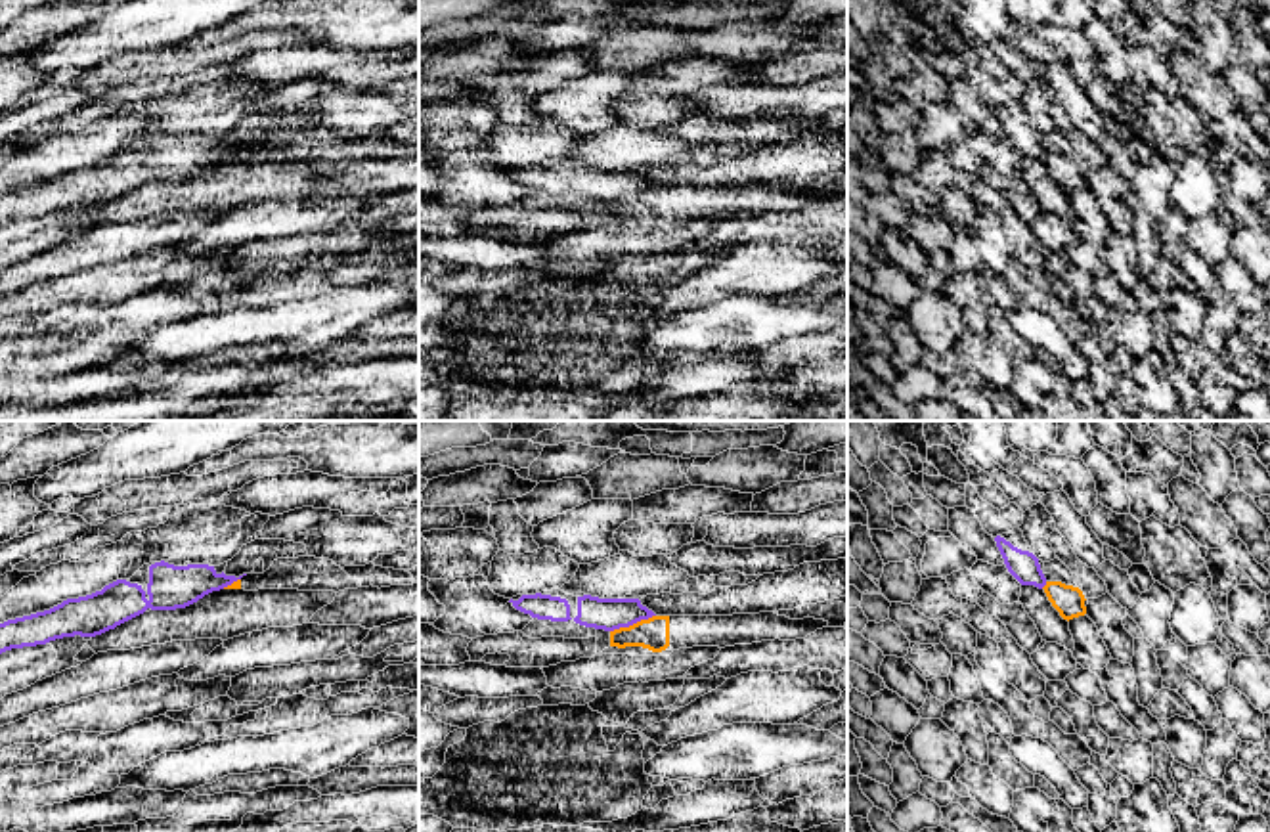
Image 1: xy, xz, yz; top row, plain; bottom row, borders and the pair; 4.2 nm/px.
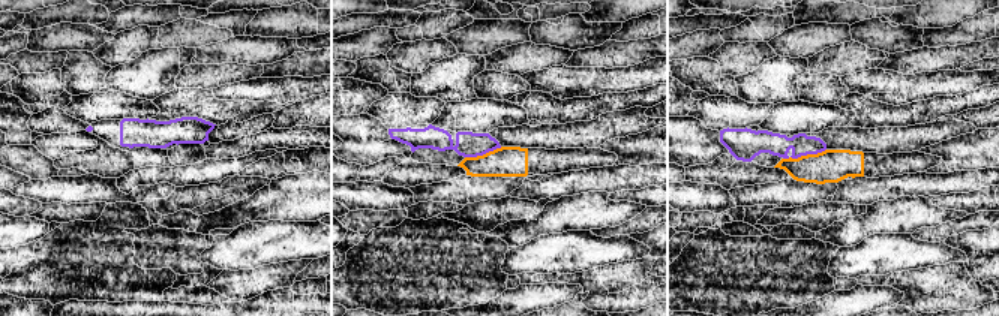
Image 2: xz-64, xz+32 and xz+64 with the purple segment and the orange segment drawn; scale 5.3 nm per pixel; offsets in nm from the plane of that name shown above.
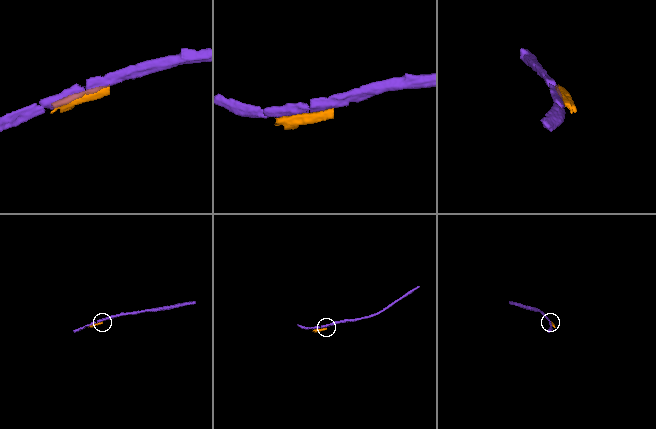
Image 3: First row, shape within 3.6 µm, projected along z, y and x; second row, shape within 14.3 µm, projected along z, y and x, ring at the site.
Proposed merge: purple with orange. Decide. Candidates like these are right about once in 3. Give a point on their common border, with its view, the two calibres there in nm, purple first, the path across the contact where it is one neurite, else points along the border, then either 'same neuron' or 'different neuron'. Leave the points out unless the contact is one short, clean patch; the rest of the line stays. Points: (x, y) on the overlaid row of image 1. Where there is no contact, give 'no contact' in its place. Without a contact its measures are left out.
contact xz (632, 624); calibres 140 and 140 nm; border xz (655, 614), (611, 632); different neuron

